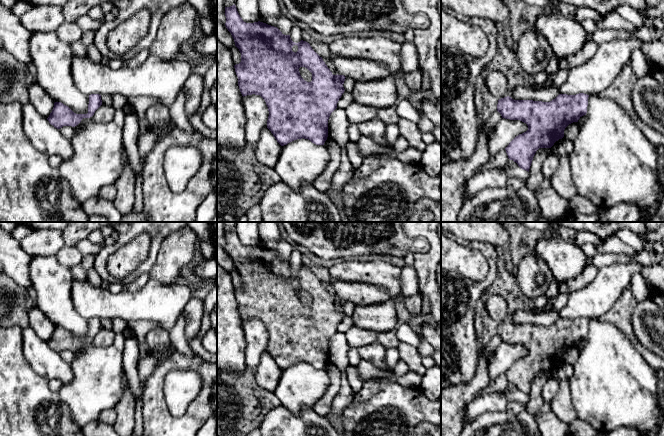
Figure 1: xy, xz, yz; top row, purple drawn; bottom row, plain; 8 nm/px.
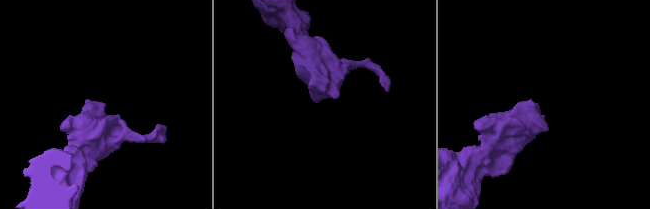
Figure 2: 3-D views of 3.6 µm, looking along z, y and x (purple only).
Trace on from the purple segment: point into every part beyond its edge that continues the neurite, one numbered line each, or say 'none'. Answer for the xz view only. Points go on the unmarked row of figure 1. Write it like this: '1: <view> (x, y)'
none

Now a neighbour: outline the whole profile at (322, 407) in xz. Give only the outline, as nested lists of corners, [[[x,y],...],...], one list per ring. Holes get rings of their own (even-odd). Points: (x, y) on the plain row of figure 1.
[[[332,365],[328,370],[329,385],[323,396],[314,404],[313,410],[321,416],[328,416],[330,413],[332,401],[335,395],[338,393],[341,385],[341,371]]]

